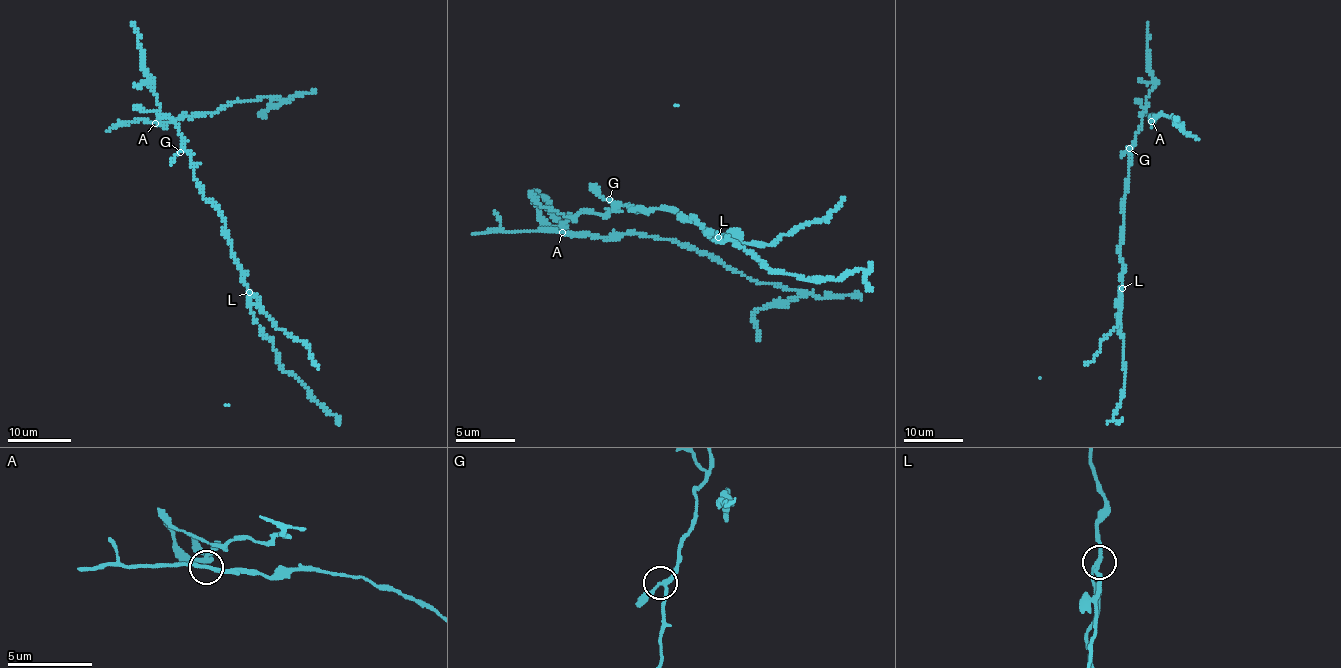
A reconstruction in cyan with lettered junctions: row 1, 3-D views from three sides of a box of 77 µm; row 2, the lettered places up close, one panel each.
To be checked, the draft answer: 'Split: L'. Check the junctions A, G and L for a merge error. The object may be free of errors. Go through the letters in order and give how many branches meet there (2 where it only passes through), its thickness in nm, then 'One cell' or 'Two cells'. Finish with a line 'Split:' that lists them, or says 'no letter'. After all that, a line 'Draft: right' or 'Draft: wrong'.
A: Branches: 3. Thickness 180 nm. One cell
G: Branches: 3. Thickness 180 nm. One cell
L: Branches: 3. Thickness 170 nm. Two cells
Split: L
Draft: right

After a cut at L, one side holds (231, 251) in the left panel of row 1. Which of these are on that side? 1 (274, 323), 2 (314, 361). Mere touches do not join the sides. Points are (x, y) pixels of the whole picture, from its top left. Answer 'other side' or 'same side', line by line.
1: other side
2: other side

